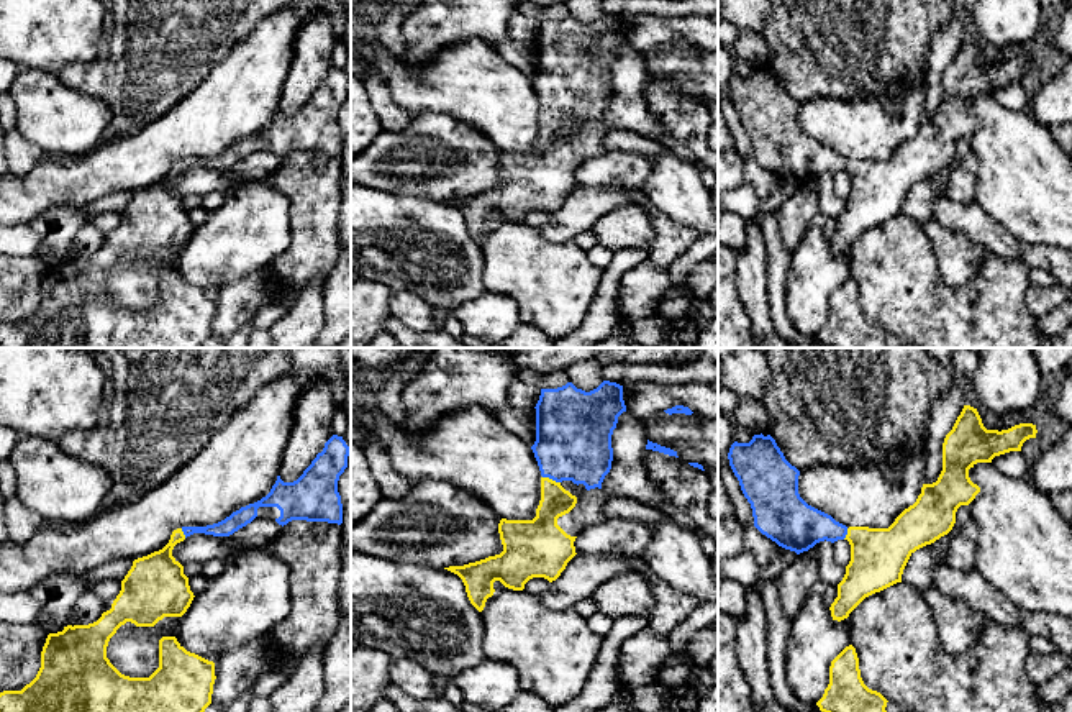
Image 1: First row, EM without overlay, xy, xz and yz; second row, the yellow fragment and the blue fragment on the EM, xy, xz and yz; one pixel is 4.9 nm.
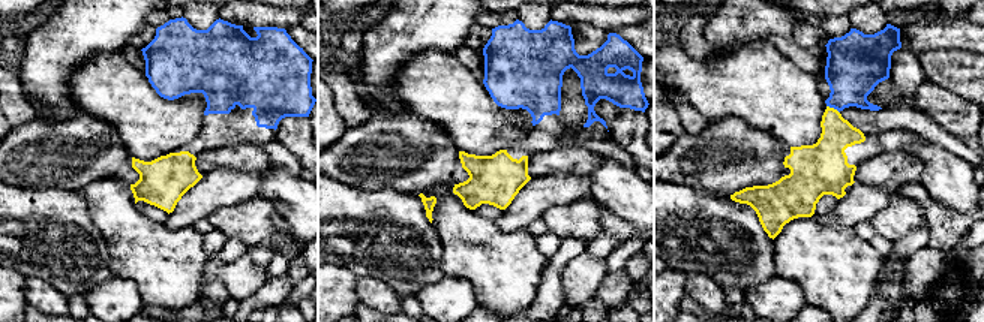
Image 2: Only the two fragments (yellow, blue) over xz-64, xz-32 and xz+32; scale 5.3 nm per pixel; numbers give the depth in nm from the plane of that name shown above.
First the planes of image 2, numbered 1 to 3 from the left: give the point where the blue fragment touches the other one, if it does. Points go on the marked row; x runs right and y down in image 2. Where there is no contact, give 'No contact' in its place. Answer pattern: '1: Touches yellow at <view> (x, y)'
1: No contact
2: No contact
3: Touches yellow at xz+32 (833, 108)

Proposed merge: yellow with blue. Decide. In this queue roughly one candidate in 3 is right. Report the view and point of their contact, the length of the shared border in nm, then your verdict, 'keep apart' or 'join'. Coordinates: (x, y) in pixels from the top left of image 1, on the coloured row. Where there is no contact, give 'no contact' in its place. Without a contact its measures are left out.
xz (551, 479) | 90 nm | join

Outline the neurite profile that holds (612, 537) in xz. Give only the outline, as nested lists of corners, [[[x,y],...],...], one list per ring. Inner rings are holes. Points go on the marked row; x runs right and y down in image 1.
[[[606,518],[584,528],[574,546],[577,555],[643,555],[651,538],[652,530],[643,520]]]

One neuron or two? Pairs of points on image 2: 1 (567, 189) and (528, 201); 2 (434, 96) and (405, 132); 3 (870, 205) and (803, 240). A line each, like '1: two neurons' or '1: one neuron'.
1: one neuron
2: two neurons
3: two neurons

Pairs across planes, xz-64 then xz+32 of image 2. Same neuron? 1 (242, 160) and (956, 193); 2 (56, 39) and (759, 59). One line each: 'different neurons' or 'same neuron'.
1: different neurons
2: different neurons

